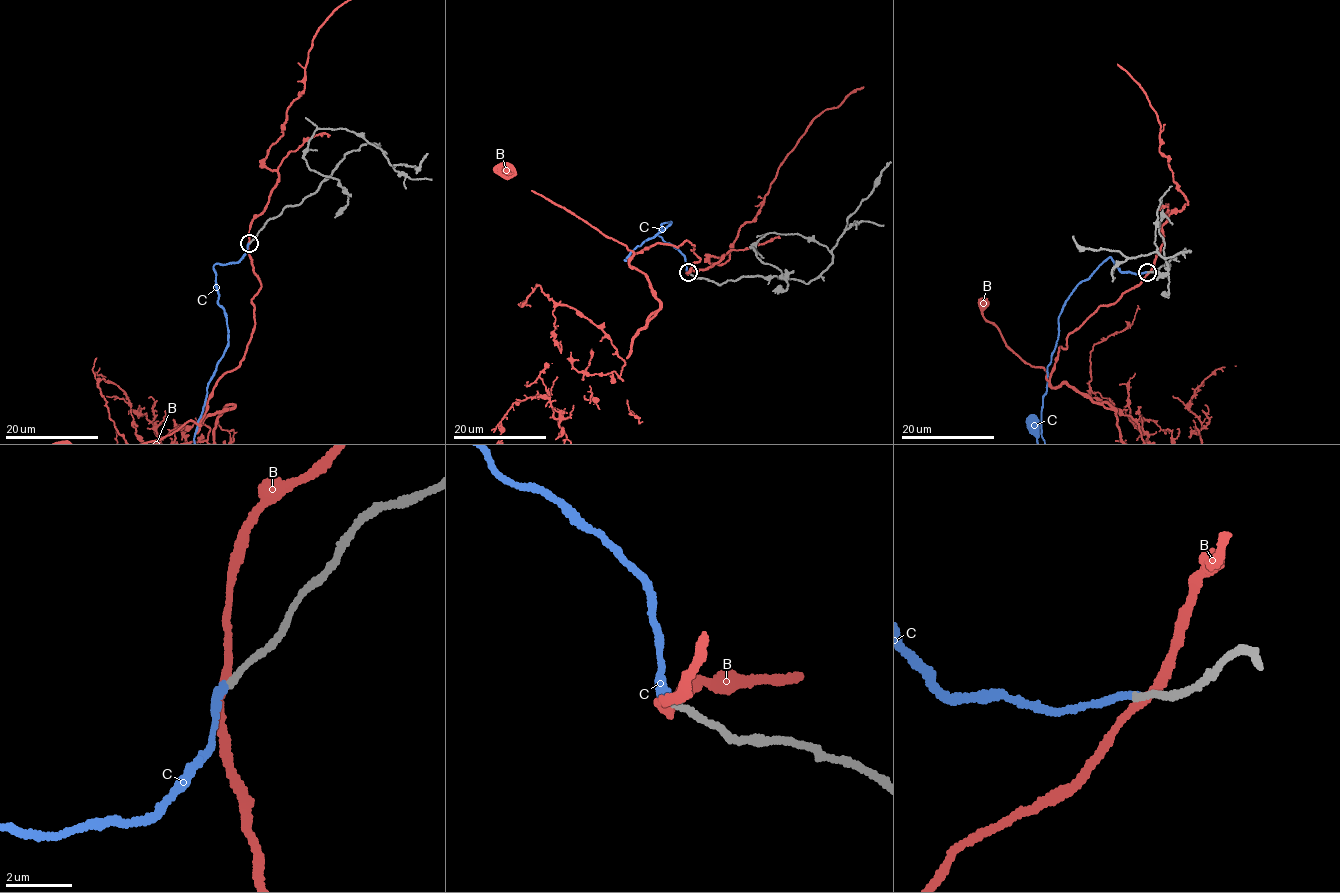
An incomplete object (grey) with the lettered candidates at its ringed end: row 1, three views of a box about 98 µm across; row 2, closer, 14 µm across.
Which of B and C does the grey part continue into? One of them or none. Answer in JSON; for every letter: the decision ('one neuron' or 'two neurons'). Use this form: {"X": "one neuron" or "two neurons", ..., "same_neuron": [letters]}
{"B": "two neurons", "C": "one neuron", "same_neuron": ["C"]}

